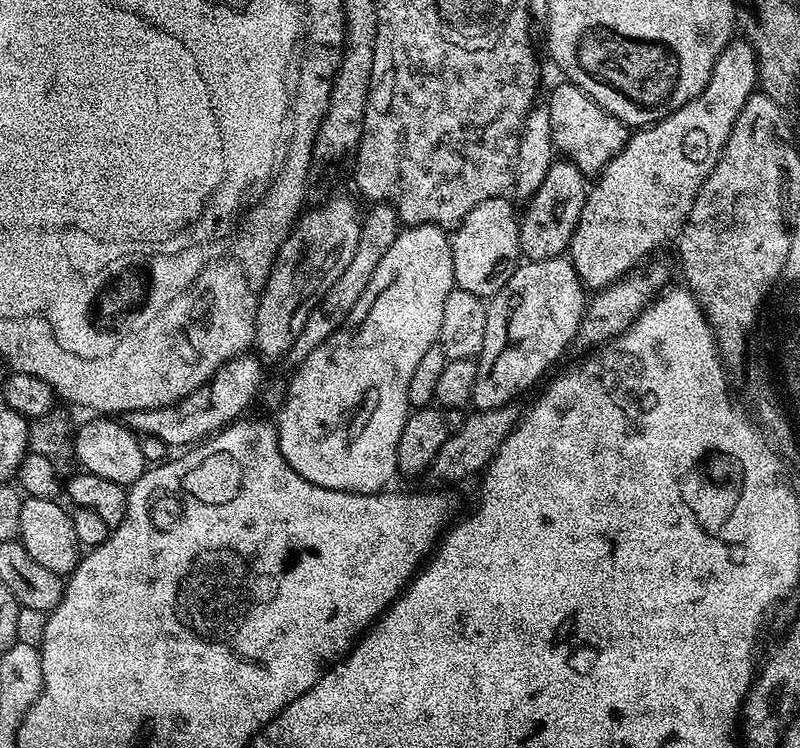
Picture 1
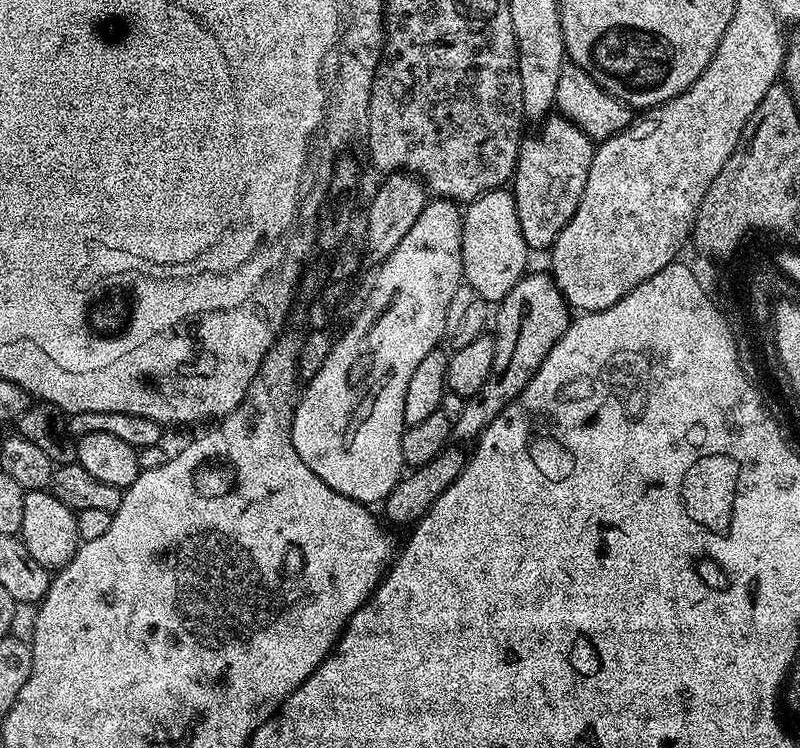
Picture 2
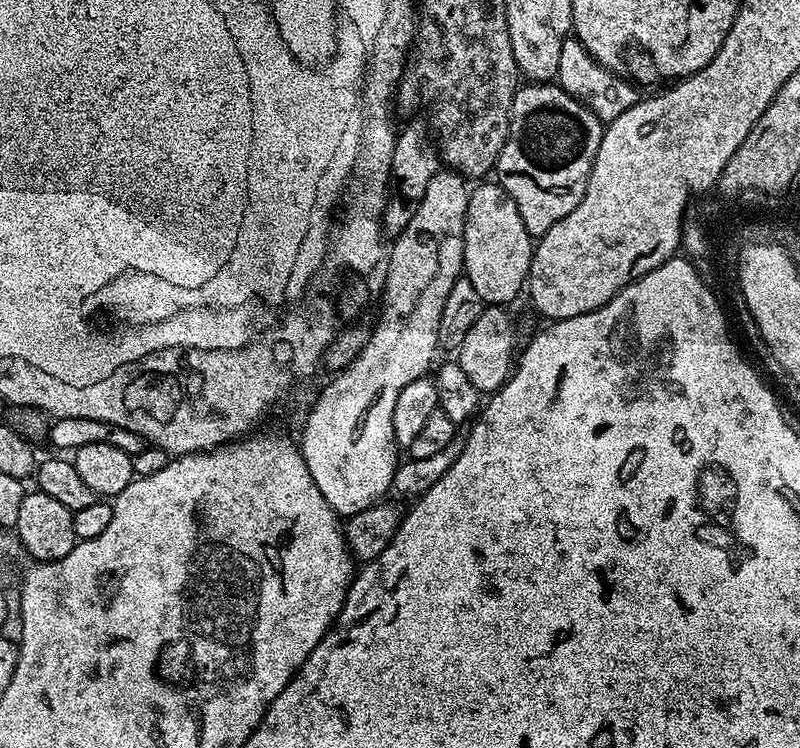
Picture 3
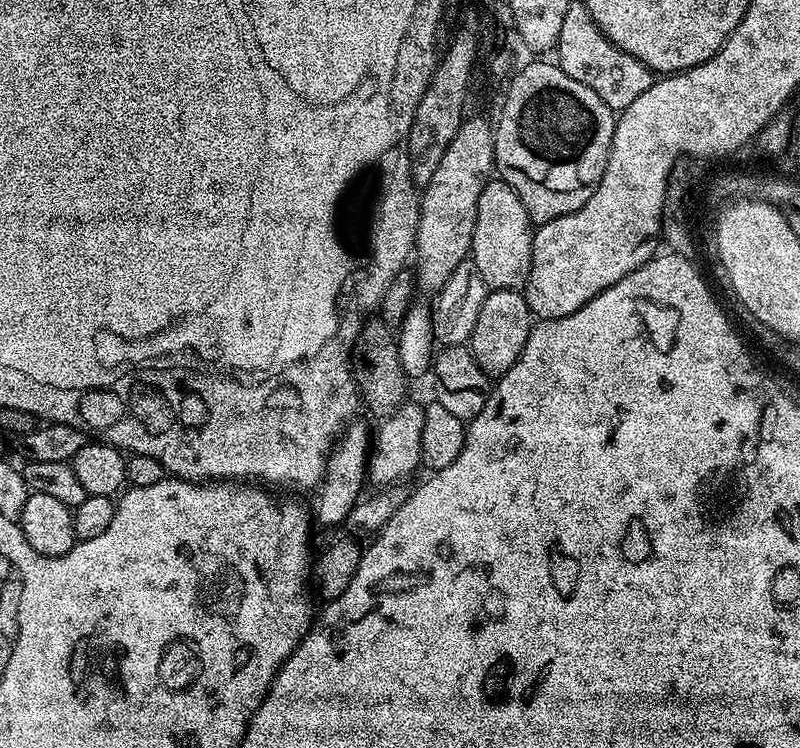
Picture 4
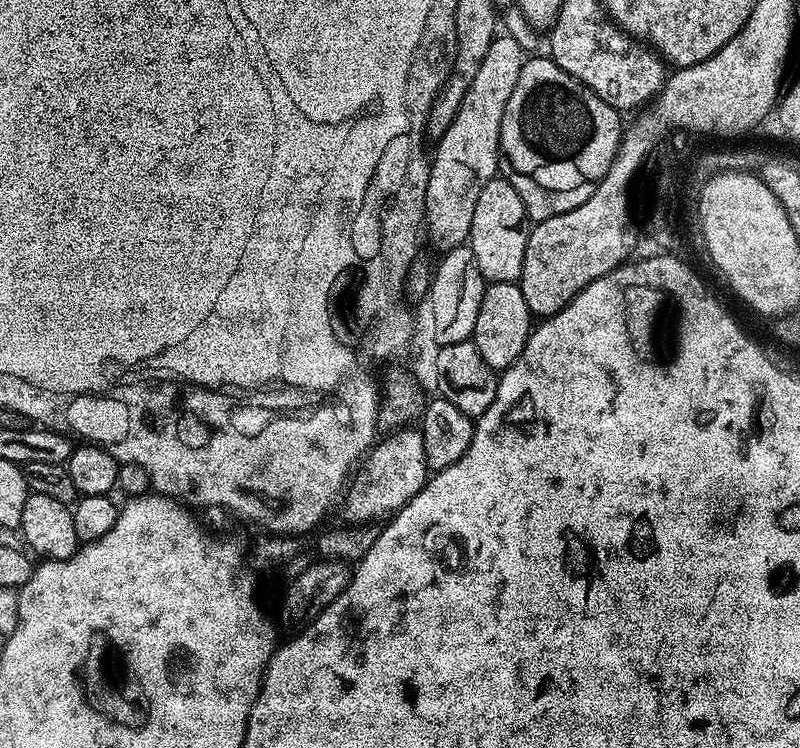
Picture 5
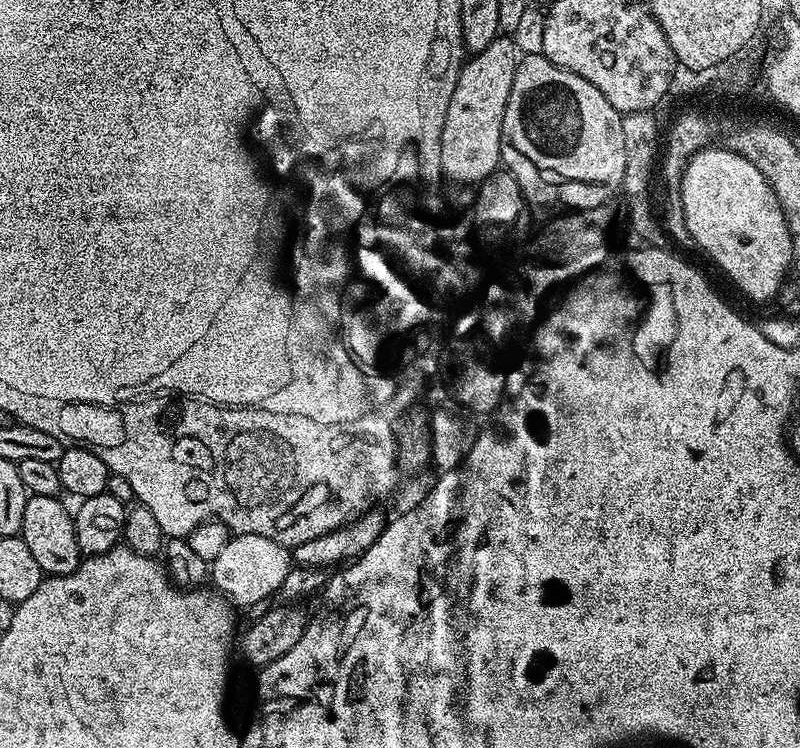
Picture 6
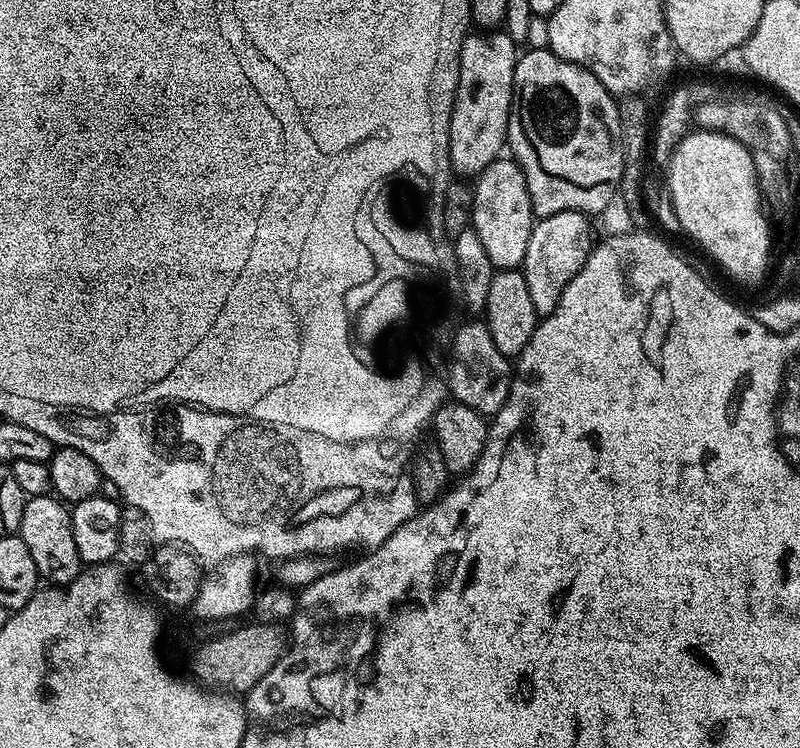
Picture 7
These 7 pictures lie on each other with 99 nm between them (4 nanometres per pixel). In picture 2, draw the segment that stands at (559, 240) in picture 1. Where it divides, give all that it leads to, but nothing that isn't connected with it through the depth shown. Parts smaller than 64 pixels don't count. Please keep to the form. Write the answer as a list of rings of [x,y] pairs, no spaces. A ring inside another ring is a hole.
[[[559,114],[545,116],[537,128],[540,129],[533,136],[525,135],[520,141],[520,153],[516,158],[516,171],[510,181],[510,191],[518,210],[522,238],[529,249],[548,250],[566,222],[570,222],[582,198],[594,141],[574,122]]]

